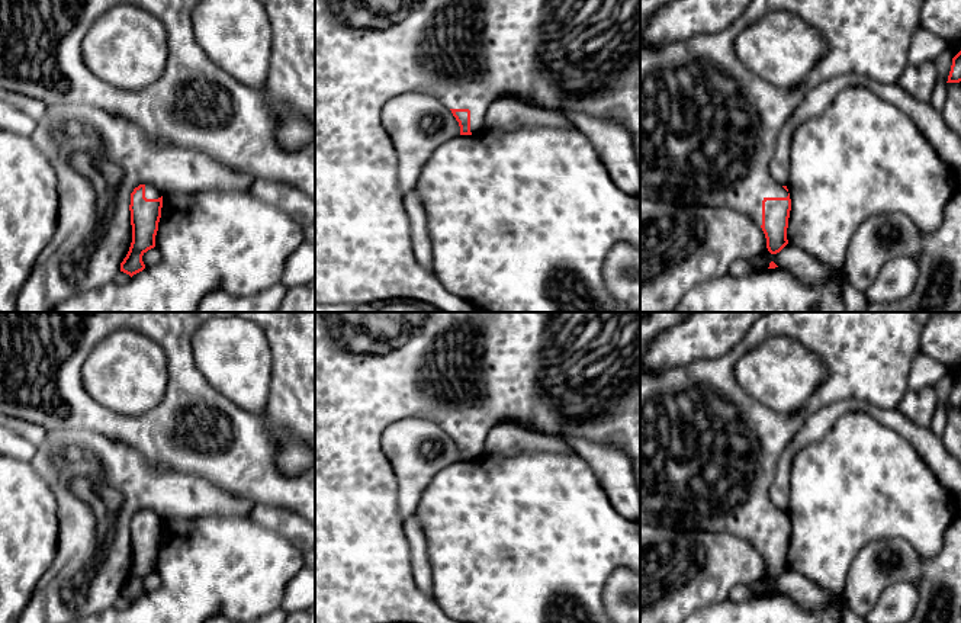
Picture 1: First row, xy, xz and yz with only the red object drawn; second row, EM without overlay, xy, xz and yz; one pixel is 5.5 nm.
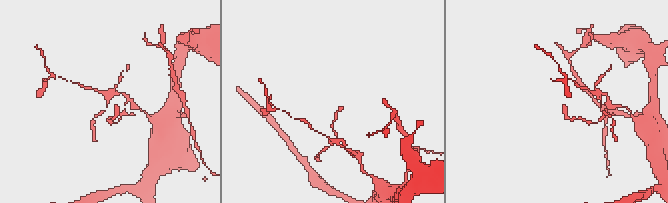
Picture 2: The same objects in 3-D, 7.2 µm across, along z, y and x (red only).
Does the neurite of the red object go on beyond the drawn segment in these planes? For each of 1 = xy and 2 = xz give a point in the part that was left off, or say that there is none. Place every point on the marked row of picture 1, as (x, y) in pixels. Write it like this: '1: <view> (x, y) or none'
1: none
2: none

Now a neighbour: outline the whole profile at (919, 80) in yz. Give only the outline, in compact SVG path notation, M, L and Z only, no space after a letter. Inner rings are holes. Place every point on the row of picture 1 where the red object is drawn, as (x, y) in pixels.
M926 61L919 65L907 64L897 84L909 91L915 99L929 103L936 81L936 67L933 61Z

